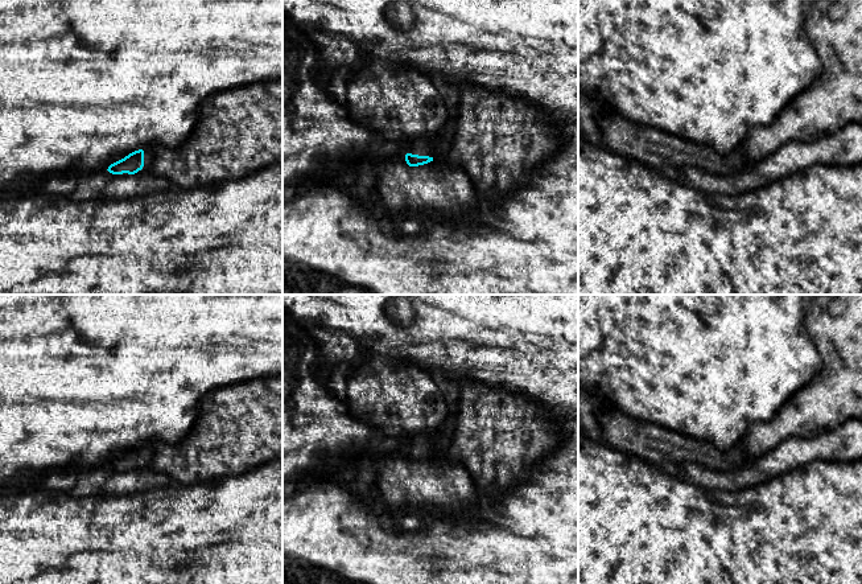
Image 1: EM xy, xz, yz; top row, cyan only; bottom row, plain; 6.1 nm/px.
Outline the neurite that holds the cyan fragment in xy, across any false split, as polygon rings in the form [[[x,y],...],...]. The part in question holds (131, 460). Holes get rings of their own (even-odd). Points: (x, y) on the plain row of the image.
[[[147,443],[144,445],[135,447],[124,455],[111,460],[108,468],[112,470],[149,470],[152,469],[153,447]]]

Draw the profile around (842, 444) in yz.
[[[849,419],[836,429],[812,437],[788,437],[738,470],[715,472],[704,465],[681,465],[686,480],[713,492],[738,492],[781,477],[813,461],[862,460],[862,419]]]

